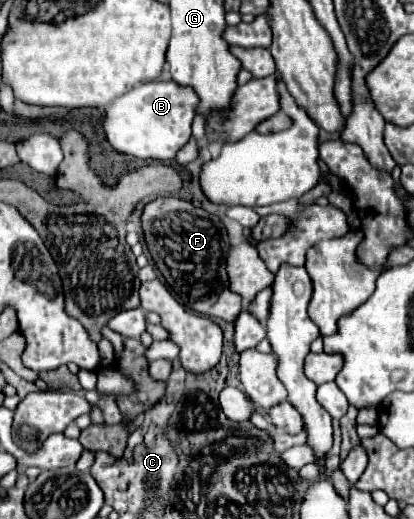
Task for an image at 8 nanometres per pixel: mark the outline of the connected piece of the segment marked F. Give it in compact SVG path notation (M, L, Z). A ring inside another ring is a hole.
M159 196L145 204L141 212L141 226L149 254L171 288L171 294L183 306L199 314L233 322L241 312L241 298L227 286L225 258L229 238L221 220L177 196ZM173 232L177 232L177 236L173 236Z

